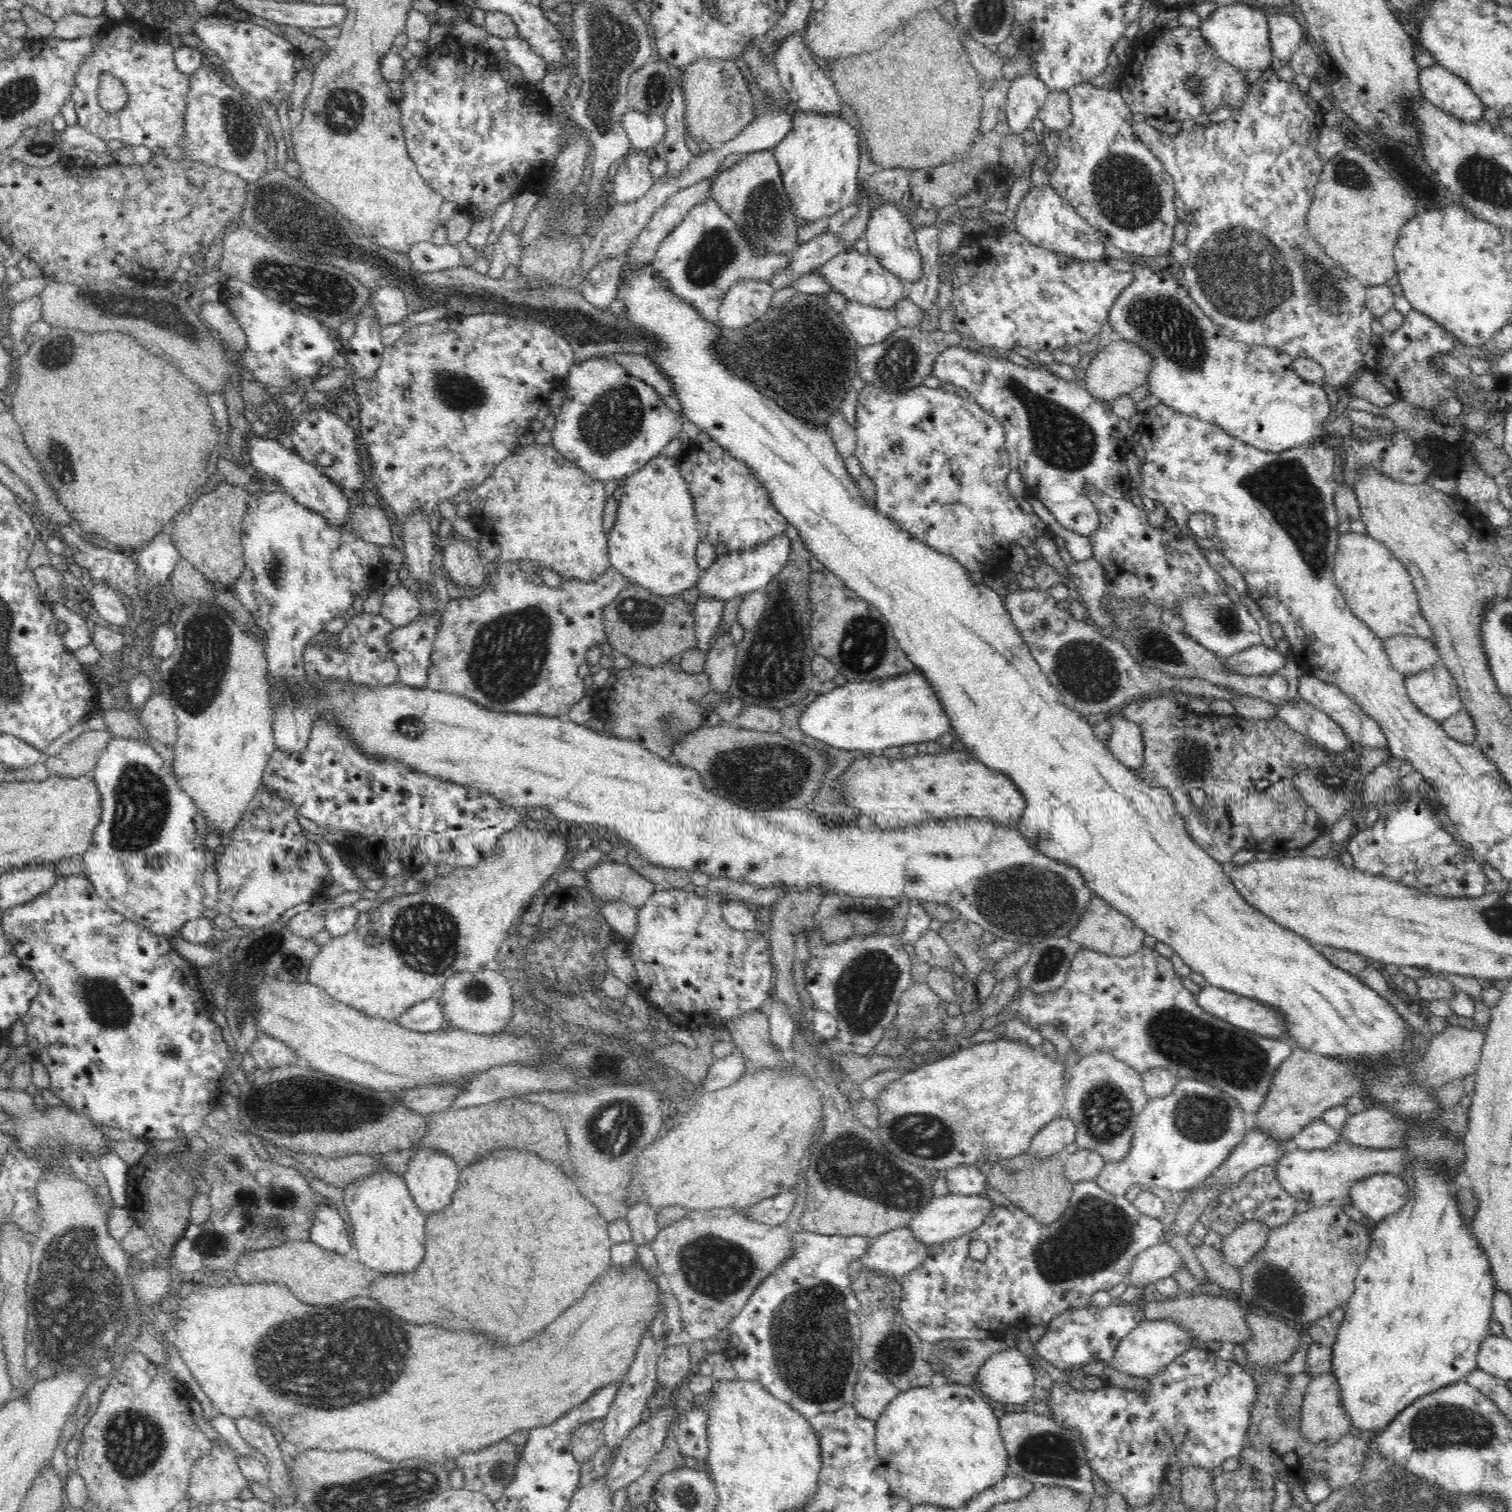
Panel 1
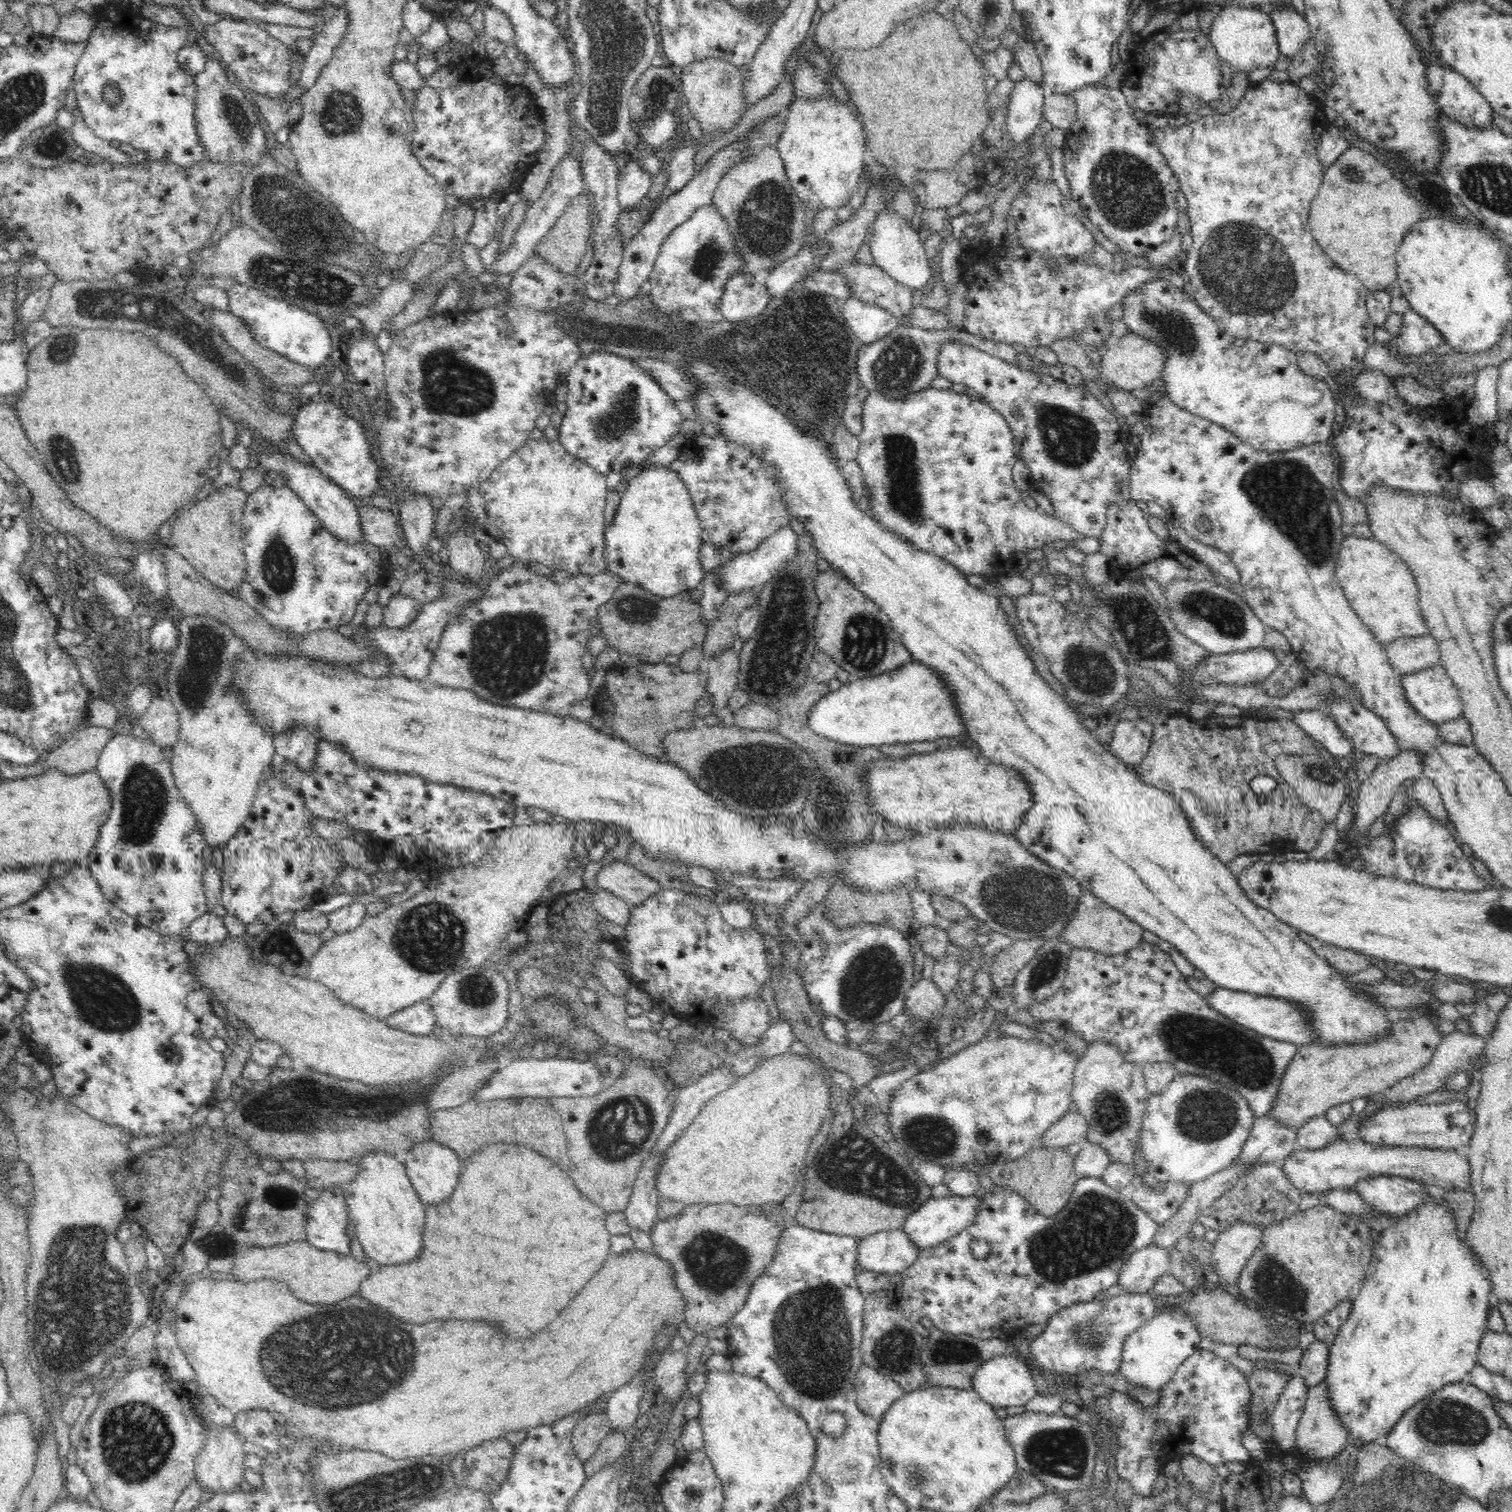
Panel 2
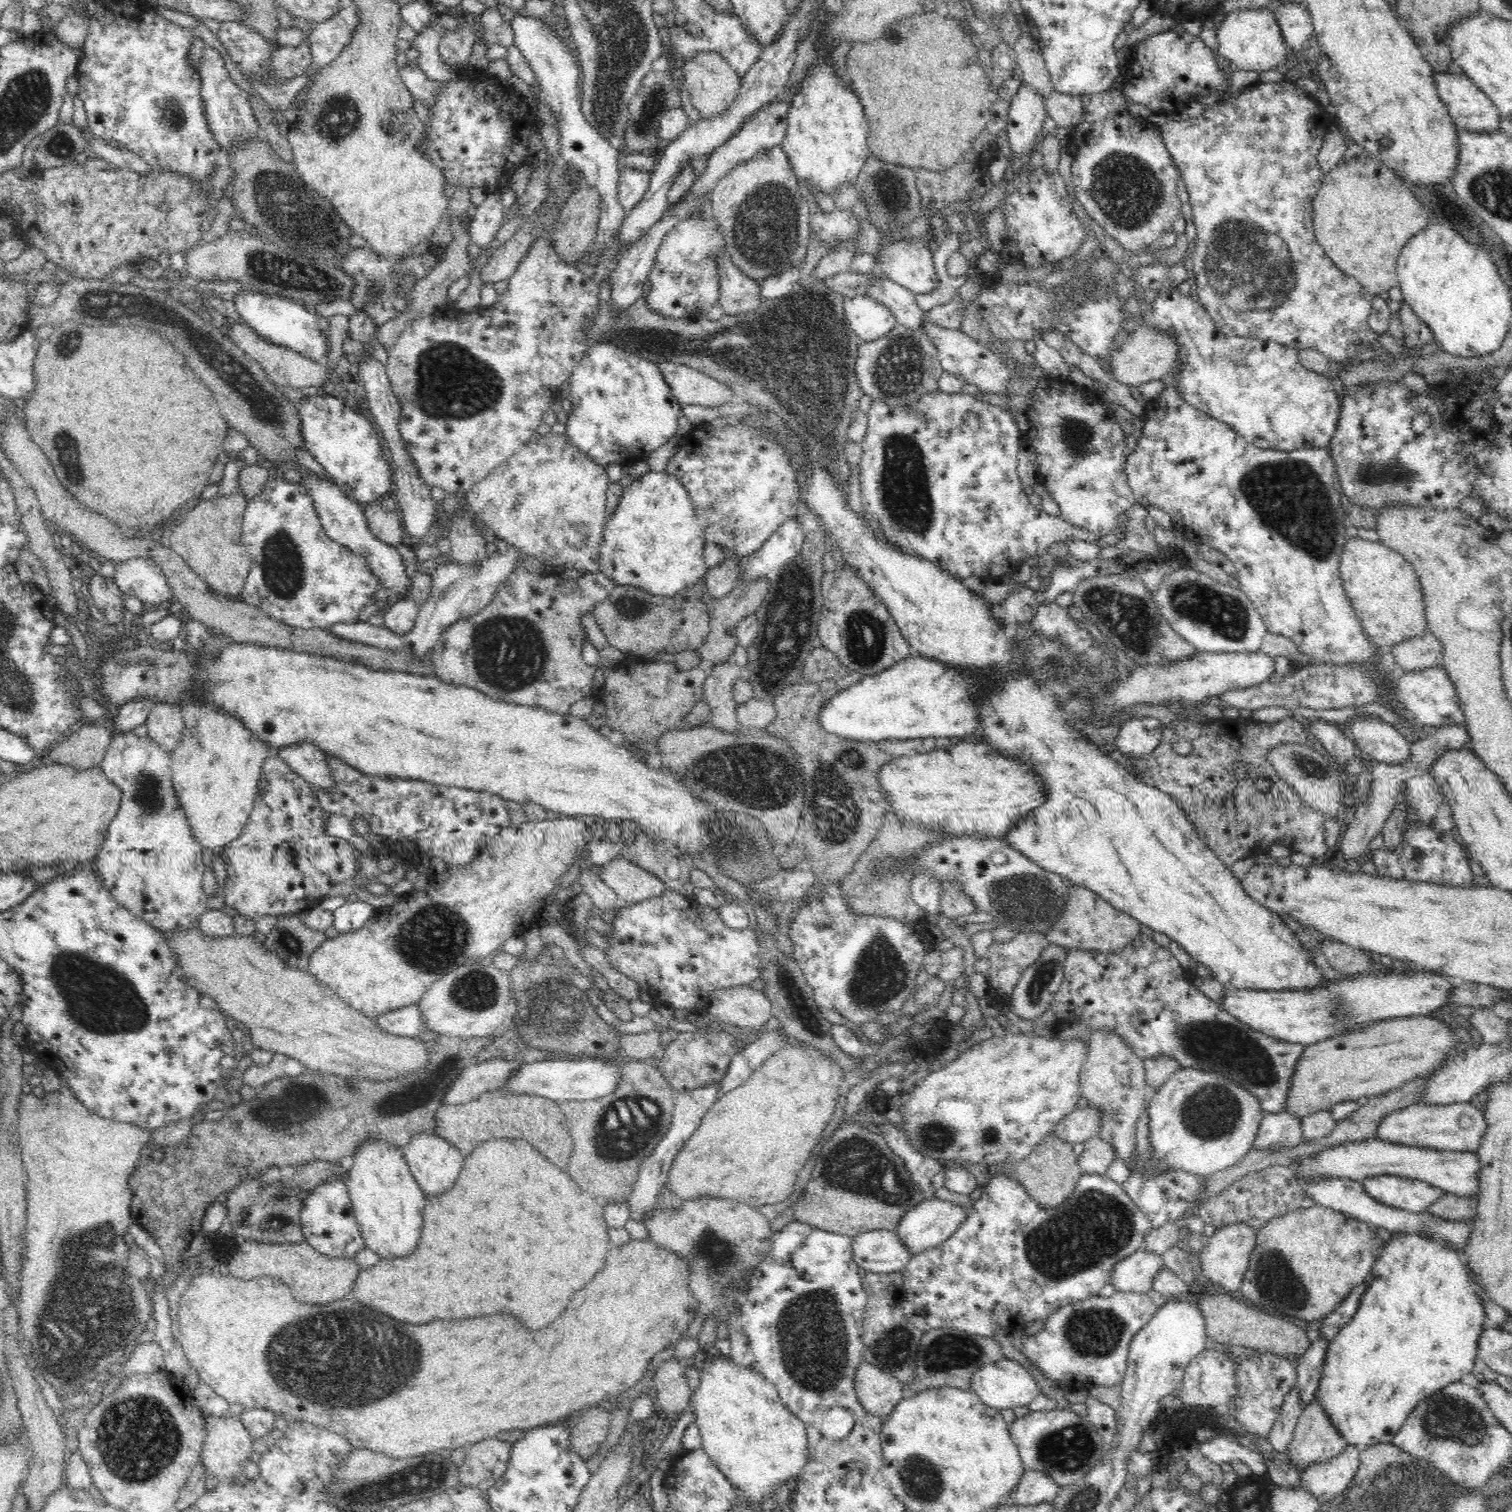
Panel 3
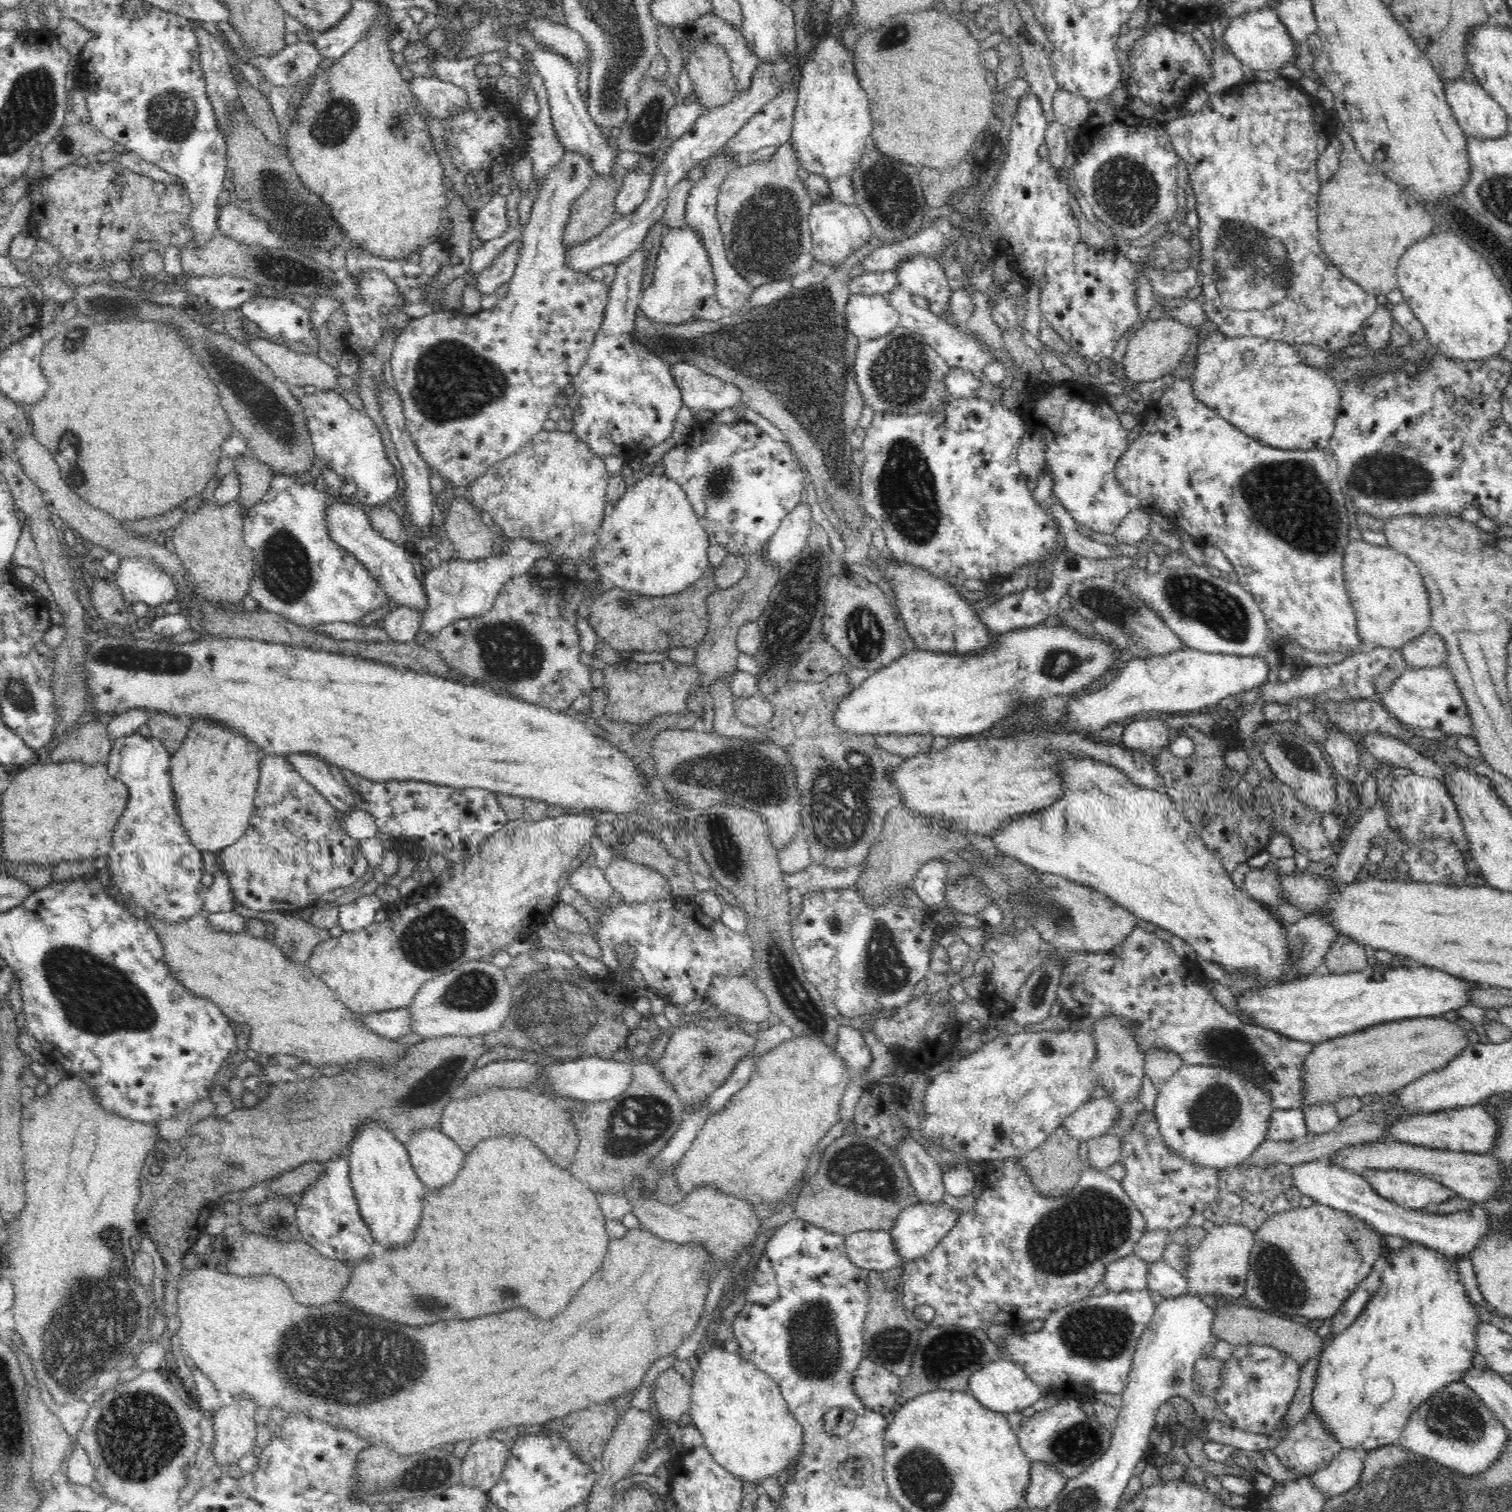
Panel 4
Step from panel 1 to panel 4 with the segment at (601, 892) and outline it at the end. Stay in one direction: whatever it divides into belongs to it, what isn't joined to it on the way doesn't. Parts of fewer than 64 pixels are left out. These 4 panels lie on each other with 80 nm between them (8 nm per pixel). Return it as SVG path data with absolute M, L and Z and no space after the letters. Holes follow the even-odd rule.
M616 856L603 869L612 888L621 894L623 903L643 903L672 897L667 878L656 869Z

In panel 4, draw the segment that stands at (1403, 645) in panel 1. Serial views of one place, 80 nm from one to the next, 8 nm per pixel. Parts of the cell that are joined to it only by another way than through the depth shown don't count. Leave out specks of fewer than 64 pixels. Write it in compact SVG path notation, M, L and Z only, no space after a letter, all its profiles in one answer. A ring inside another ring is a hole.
M1432 628L1415 636L1399 649L1410 668L1434 668L1443 665L1448 656L1444 639Z

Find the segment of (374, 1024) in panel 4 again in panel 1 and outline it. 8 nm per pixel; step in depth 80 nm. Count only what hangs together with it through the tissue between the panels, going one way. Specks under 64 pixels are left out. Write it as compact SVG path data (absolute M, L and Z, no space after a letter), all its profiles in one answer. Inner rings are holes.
M436 991L430 998L414 1004L402 1016L398 1016L396 1023L416 1032L434 1032L444 1028L444 1015L440 1003L441 991Z

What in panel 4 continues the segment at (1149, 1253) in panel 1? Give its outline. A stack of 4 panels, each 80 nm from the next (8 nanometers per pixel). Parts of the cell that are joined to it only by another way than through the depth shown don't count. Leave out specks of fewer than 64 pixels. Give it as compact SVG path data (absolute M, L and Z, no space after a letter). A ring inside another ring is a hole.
M1129 1254L1107 1267L1102 1283L1108 1287L1108 1292L1146 1290L1150 1266L1151 1264L1141 1260L1138 1255Z

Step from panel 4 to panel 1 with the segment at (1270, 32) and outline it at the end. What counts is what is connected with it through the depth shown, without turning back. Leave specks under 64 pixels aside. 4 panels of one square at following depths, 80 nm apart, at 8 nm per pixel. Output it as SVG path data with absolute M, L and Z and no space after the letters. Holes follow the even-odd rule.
M1245 2L1217 7L1206 20L1200 21L1202 36L1211 44L1215 53L1232 66L1245 73L1252 70L1266 71L1272 64L1272 51L1267 16L1261 7Z

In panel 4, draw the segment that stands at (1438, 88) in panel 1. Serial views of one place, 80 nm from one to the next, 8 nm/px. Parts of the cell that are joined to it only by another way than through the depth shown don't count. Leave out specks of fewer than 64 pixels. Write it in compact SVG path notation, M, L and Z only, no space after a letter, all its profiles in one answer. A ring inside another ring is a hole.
M1456 79L1445 82L1445 93L1464 134L1477 139L1493 139L1508 133L1508 115L1480 84Z

